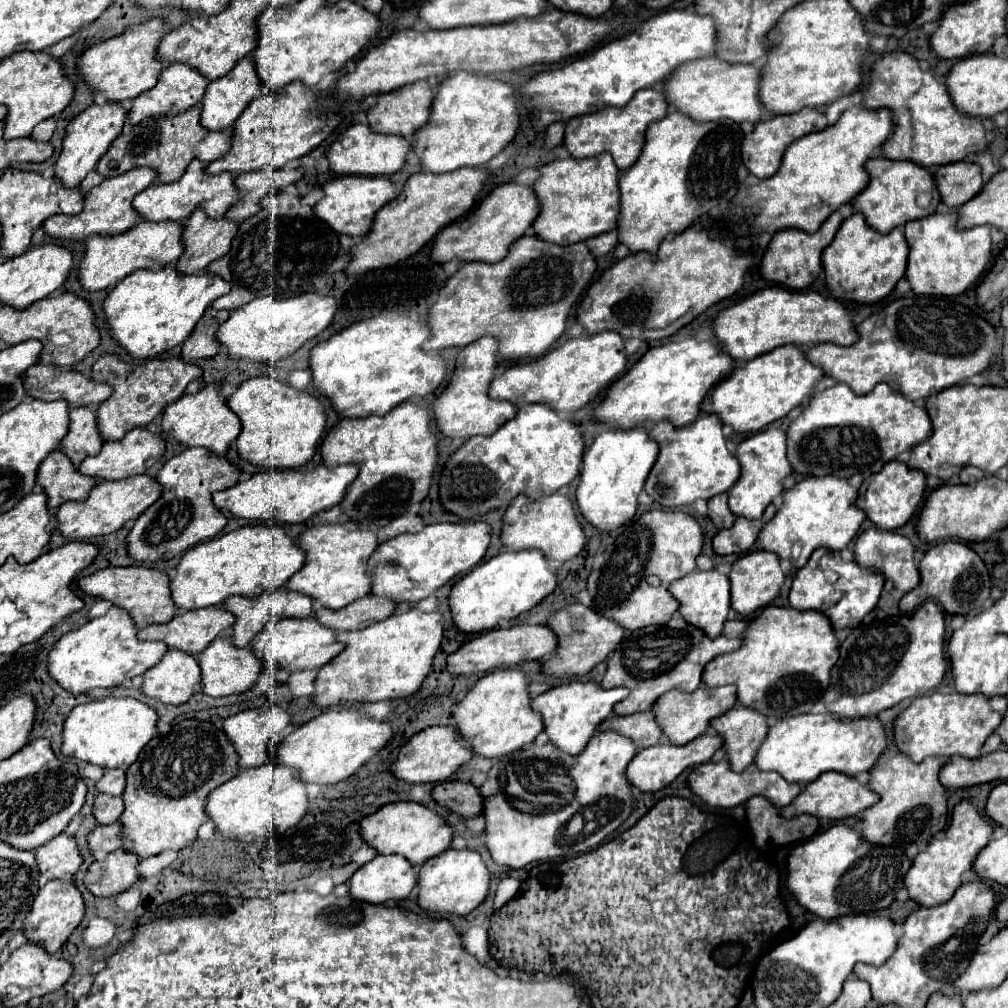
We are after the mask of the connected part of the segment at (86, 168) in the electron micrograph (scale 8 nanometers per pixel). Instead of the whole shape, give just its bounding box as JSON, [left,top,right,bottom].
[54,103,126,189]

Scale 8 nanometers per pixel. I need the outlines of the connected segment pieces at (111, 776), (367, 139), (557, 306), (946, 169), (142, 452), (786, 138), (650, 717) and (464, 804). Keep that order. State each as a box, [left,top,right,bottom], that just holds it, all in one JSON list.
[[96,769,126,797],[326,125,410,175],[422,235,596,359],[934,161,984,209],[78,427,164,481],[740,109,828,179],[600,711,662,749],[432,781,482,819]]

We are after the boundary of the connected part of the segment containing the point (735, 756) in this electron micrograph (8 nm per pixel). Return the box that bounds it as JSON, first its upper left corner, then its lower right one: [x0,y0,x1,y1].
[710,705,768,771]

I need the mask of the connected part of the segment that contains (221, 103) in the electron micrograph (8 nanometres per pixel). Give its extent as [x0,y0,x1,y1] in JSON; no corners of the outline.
[200,59,260,131]

